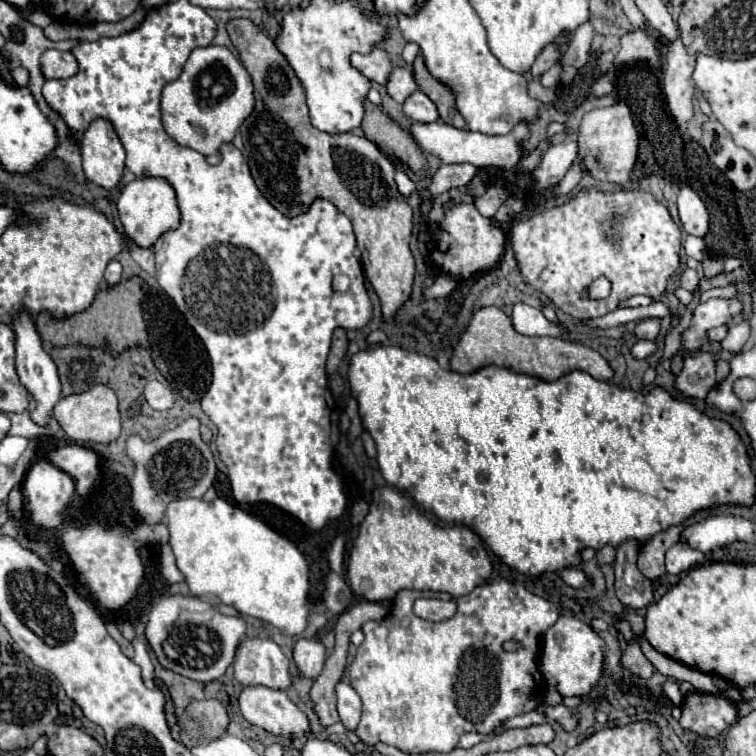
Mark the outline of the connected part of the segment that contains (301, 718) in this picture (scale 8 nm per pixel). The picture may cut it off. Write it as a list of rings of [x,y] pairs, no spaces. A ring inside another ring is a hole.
[[[250,685],[240,691],[238,705],[246,721],[274,735],[300,739],[308,733],[308,717],[288,699],[284,691]]]

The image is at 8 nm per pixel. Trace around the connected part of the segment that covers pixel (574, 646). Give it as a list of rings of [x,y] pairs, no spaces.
[[[560,615],[556,625],[552,625],[544,635],[544,653],[540,671],[546,683],[554,685],[560,691],[560,695],[582,697],[588,695],[600,681],[602,659],[604,659],[604,641],[592,631],[592,627],[576,617]]]

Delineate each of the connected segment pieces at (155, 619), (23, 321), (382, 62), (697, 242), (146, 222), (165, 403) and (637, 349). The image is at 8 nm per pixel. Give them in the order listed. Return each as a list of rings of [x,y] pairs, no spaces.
[[[194,595],[162,597],[154,603],[146,621],[146,639],[160,665],[202,683],[210,683],[224,675],[234,661],[234,649],[244,633],[246,623],[240,617],[226,617],[214,605]]]
[[[24,311],[14,319],[14,333],[16,333],[16,371],[20,377],[20,383],[30,391],[30,395],[36,401],[36,409],[30,413],[32,421],[40,427],[46,427],[50,423],[52,417],[52,409],[54,405],[60,401],[62,397],[62,389],[60,389],[60,379],[58,379],[58,371],[54,361],[50,359],[50,355],[44,351],[42,347],[42,339],[38,337],[36,325],[32,321],[32,317]]]
[[[376,47],[368,55],[352,53],[350,63],[354,69],[358,69],[362,75],[366,75],[372,83],[380,83],[380,85],[386,83],[386,77],[390,75],[390,69],[392,69],[392,63],[390,63],[386,51],[376,49]]]
[[[686,237],[686,241],[684,241],[684,251],[686,251],[686,255],[688,257],[694,257],[694,259],[698,259],[698,261],[702,261],[704,259],[704,239],[702,237]]]
[[[158,177],[134,179],[132,183],[128,183],[122,189],[116,205],[118,205],[118,215],[124,225],[126,237],[142,249],[154,247],[154,243],[158,241],[160,235],[164,235],[180,225],[180,211],[176,205],[174,189],[164,179],[158,179]]]
[[[150,381],[144,389],[144,397],[148,401],[148,405],[156,411],[166,411],[172,407],[172,401],[174,401],[174,393],[168,385],[164,383],[158,383],[158,381]]]
[[[638,341],[634,347],[632,347],[632,355],[636,359],[646,359],[650,355],[654,355],[658,351],[658,345],[656,341]]]

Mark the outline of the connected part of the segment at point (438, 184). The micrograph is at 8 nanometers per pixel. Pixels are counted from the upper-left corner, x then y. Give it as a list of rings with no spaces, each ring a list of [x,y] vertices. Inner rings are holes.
[[[460,163],[460,165],[442,165],[436,175],[430,177],[430,185],[424,189],[426,195],[442,195],[446,193],[448,189],[454,189],[454,187],[462,187],[462,185],[468,185],[476,175],[478,175],[478,167],[474,165],[468,165],[468,163]]]

